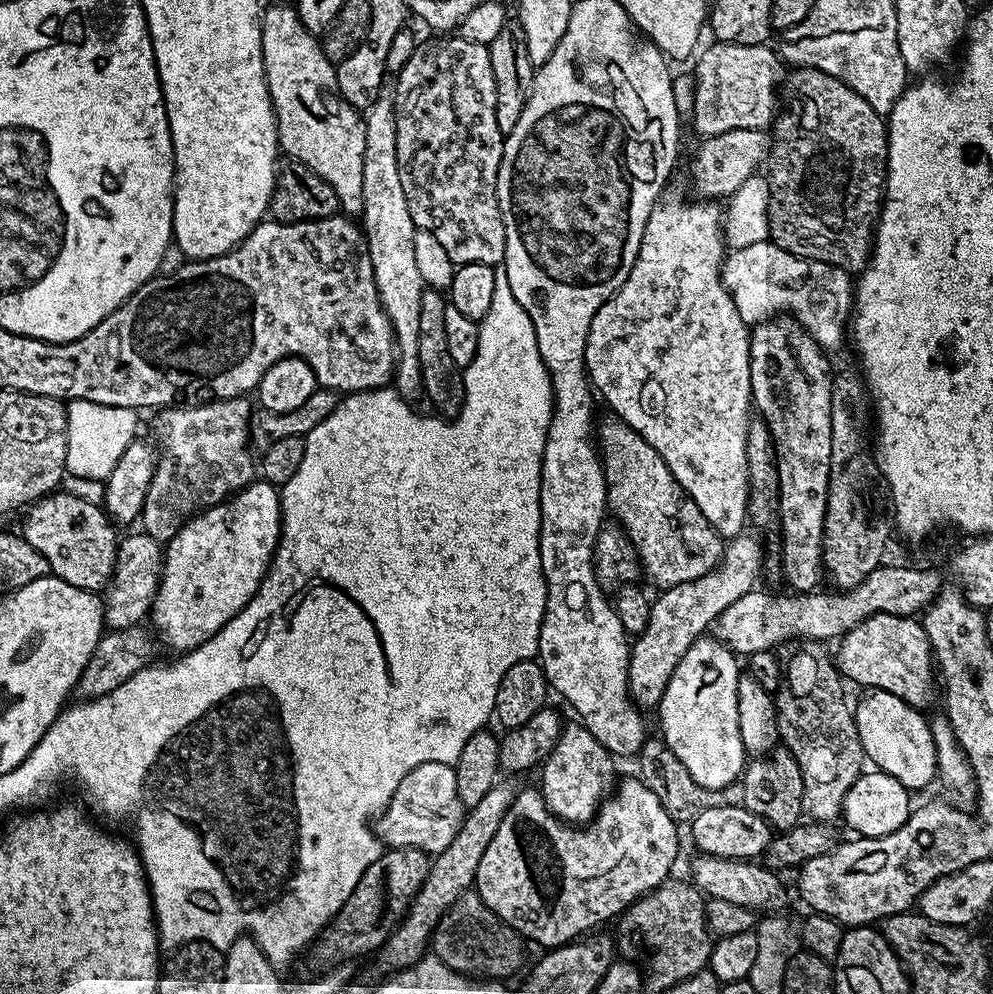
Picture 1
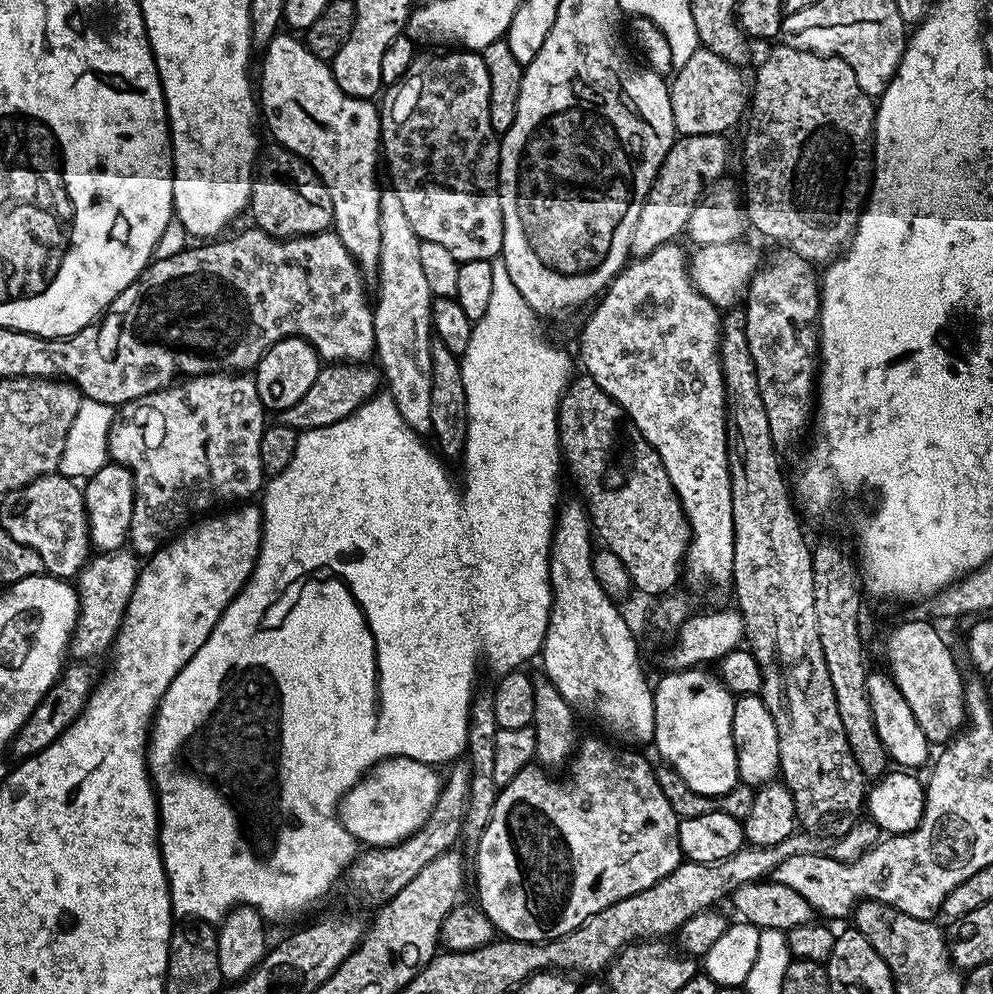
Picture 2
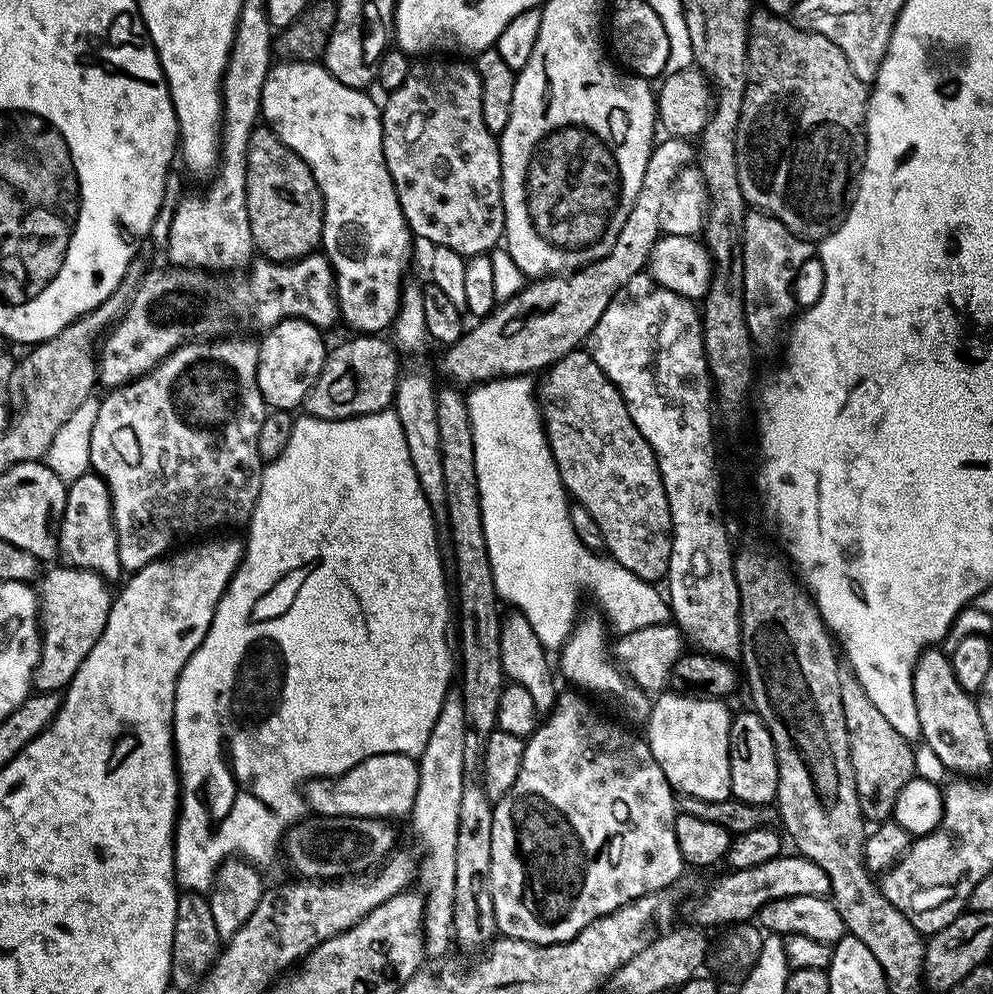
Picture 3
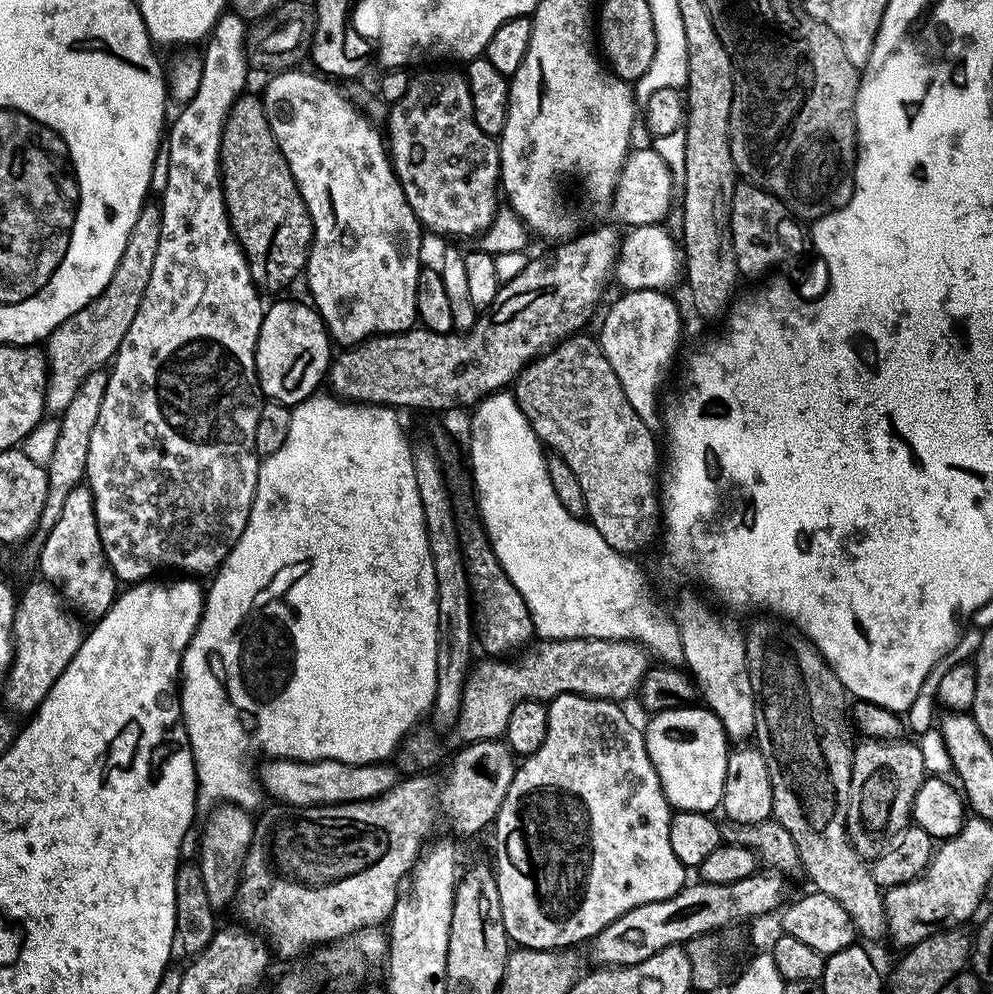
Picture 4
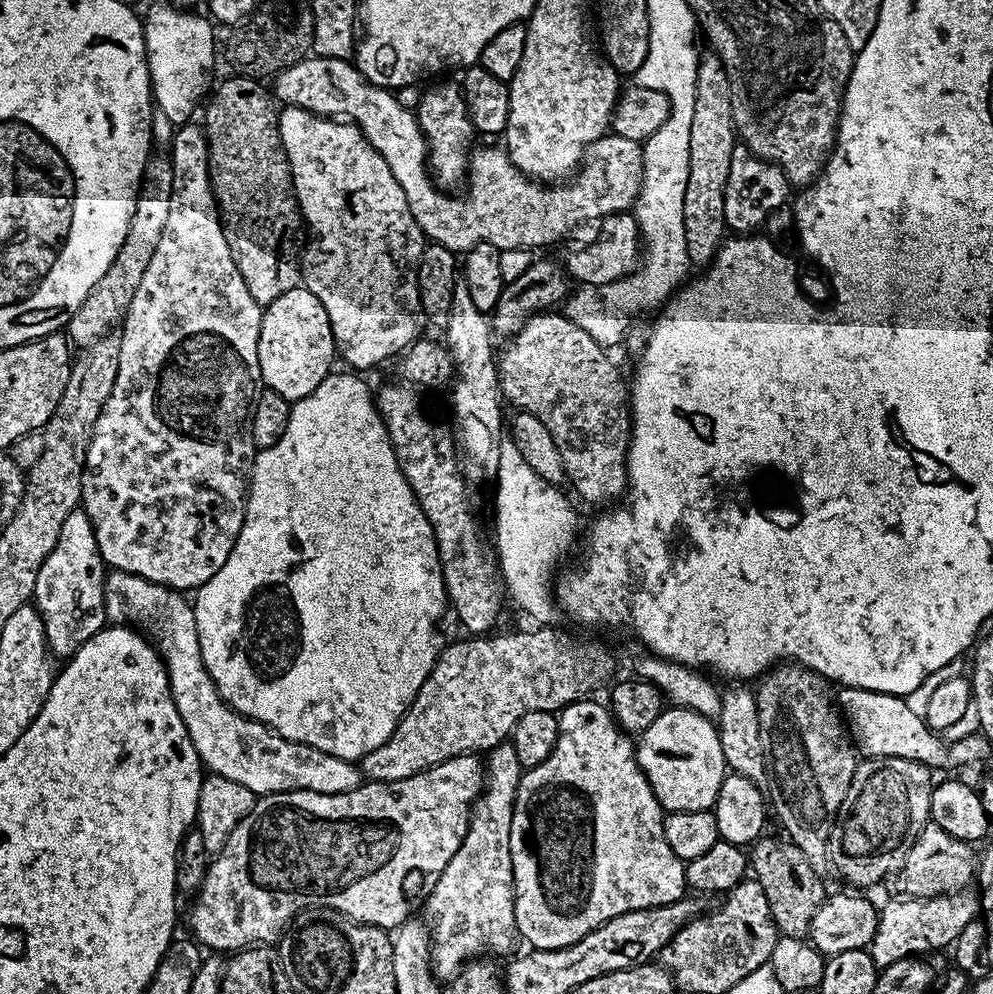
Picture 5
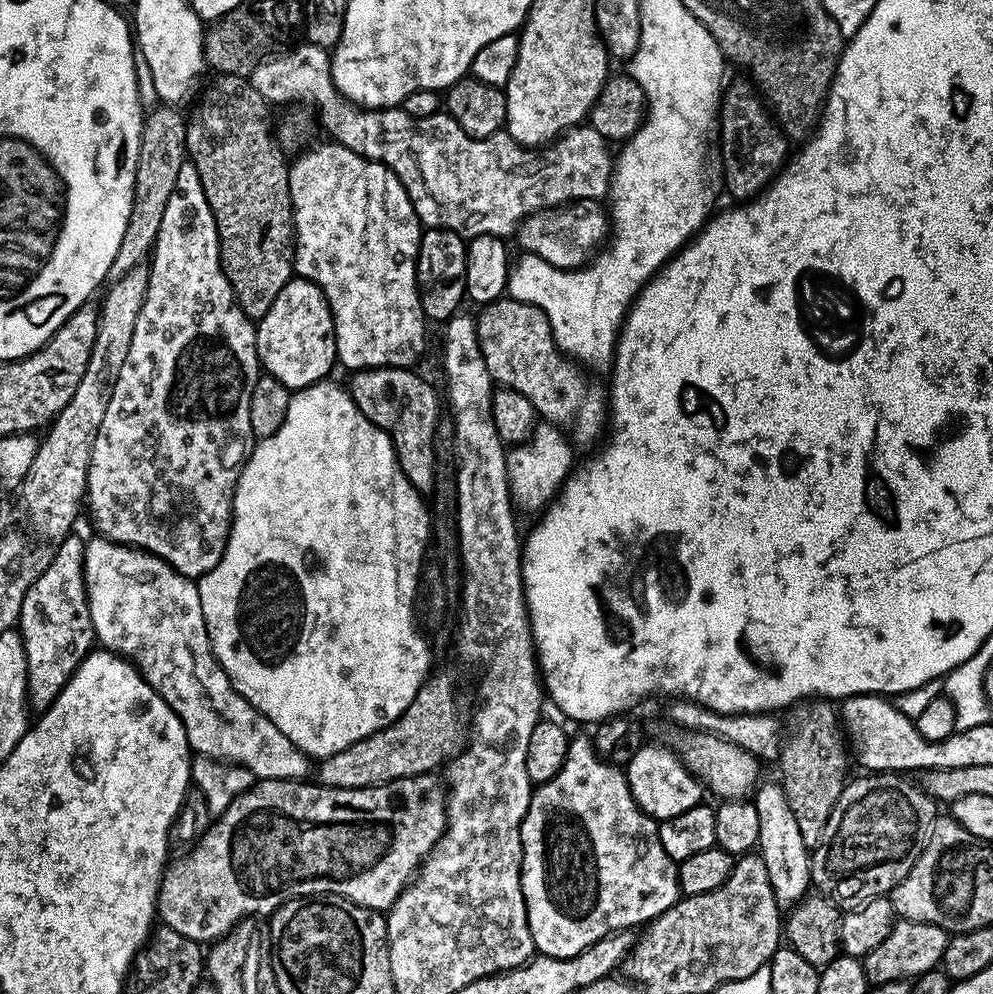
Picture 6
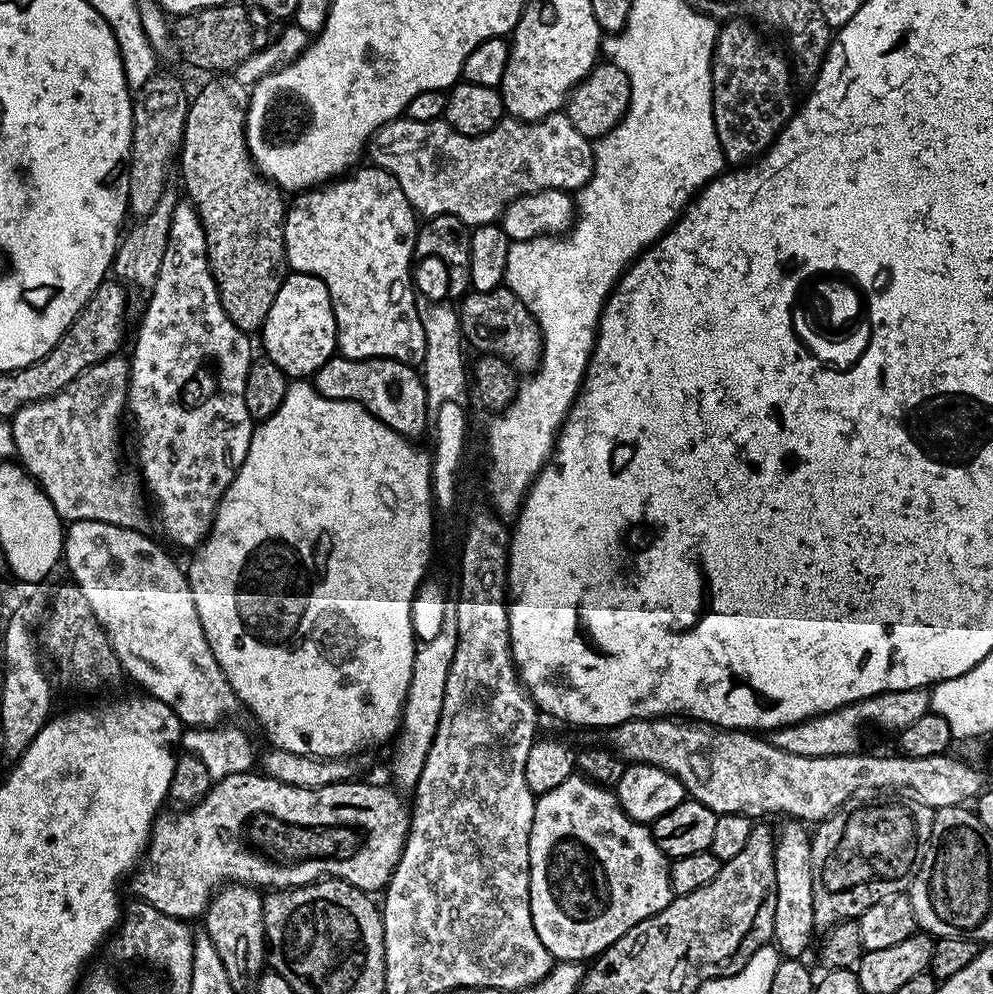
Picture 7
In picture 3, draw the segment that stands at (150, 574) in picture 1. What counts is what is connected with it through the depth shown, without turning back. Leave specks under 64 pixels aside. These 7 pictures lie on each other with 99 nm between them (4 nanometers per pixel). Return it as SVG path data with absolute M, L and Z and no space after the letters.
M67 566L52 567L56 568L49 572L47 569L38 580L42 643L34 677L36 692L60 692L68 687L86 654L94 650L94 642L102 638L114 599L113 589L108 589L111 588L109 581L96 572Z

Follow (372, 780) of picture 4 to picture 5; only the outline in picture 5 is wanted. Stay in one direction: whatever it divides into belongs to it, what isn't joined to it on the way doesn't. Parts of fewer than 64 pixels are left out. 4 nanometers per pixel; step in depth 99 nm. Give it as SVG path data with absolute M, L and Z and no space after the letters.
M112 570L104 577L105 617L116 626L139 625L150 637L151 643L159 652L161 660L164 661L164 669L168 671L168 685L172 691L172 701L176 704L178 714L186 726L194 750L200 756L201 765L209 773L222 778L230 778L230 782L238 782L238 786L246 786L246 790L250 790L258 798L269 796L272 792L310 790L318 794L342 794L359 788L362 783L362 775L359 767L353 761L343 760L334 754L326 754L314 746L306 746L282 738L265 724L258 723L251 716L243 716L225 704L217 694L210 674L204 668L198 642L196 609L193 601L189 597L187 600L184 596L187 595L183 591L155 584L138 574Z

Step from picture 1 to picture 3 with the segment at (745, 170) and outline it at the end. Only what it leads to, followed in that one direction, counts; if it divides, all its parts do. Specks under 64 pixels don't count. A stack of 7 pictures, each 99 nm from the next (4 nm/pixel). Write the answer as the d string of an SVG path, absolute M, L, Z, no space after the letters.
M664 138L655 145L646 162L646 174L642 174L642 190L638 190L638 199L626 218L626 223L618 234L618 242L614 242L614 250L606 258L596 260L580 268L559 276L541 276L533 279L521 292L516 292L508 301L497 303L489 316L482 322L467 329L458 342L447 345L443 349L444 357L440 360L440 368L449 376L456 386L475 386L484 384L487 380L498 380L501 376L523 376L533 374L541 368L547 370L557 364L566 354L577 351L587 341L588 335L598 326L598 318L606 311L606 306L630 282L630 278L641 275L648 267L648 258L652 247L660 239L662 233L659 226L659 215L662 214L664 198L669 194L676 175L694 160L694 148L684 138Z

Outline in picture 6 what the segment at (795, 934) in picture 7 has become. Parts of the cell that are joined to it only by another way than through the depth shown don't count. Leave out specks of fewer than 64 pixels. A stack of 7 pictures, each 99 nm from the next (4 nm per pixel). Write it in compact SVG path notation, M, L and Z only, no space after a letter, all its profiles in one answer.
M761 783L754 792L760 827L758 855L762 862L766 862L766 874L770 874L770 886L776 895L776 903L781 909L788 910L809 895L812 888L810 845L802 838L802 830L798 830L794 810L790 810L790 802L786 802L783 787L779 783L763 784Z

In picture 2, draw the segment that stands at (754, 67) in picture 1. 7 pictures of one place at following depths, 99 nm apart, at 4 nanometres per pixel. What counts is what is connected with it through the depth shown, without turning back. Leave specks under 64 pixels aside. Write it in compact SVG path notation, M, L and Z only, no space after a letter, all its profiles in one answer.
M699 47L694 54L690 54L686 66L675 69L668 85L670 94L670 110L674 114L674 126L680 136L697 136L698 134L728 134L736 123L743 121L746 109L750 104L750 88L744 85L741 69L726 58L714 54L709 48Z

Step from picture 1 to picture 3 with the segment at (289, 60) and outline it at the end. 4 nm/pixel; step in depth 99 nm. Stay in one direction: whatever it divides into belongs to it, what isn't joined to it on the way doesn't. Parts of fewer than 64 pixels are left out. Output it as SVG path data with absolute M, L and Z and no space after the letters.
M276 62L269 68L268 77L262 86L260 111L267 127L275 132L276 137L308 163L320 187L324 199L324 225L320 243L323 255L332 263L332 272L336 275L336 305L340 308L340 320L356 328L352 330L360 334L383 333L391 329L400 309L400 294L406 287L404 275L412 260L414 237L402 214L402 206L386 166L381 105L376 105L367 96L367 91L342 86L338 78L324 69L323 63L284 63L288 64Z

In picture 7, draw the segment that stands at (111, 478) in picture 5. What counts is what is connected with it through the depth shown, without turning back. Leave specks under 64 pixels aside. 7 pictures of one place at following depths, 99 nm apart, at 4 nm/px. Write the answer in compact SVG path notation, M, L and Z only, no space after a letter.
M190 202L177 203L174 210L174 218L170 226L170 234L166 242L166 254L162 258L162 270L158 270L156 285L150 290L152 296L148 300L148 309L144 312L144 317L140 320L140 329L136 332L136 345L132 348L130 355L130 367L128 370L128 402L127 411L130 413L130 420L136 423L136 432L140 437L136 440L136 460L140 463L138 476L146 485L147 495L156 503L156 516L160 519L160 528L177 544L180 548L195 549L204 543L208 537L208 531L212 528L212 518L216 515L216 507L220 505L220 500L226 494L230 482L236 480L238 470L250 450L250 442L254 431L254 421L246 410L246 374L250 370L254 359L252 344L249 333L238 330L230 318L226 318L226 310L222 310L220 295L216 289L216 283L212 277L212 271L208 265L208 247L206 246L206 234L200 225L200 219L196 213L196 208Z

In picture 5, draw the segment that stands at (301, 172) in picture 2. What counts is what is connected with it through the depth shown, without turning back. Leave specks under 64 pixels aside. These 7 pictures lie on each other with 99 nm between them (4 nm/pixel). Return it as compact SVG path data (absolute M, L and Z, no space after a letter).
M232 74L229 80L222 81L216 93L212 92L203 105L202 127L208 143L212 193L216 199L216 209L220 211L226 246L230 246L238 274L242 274L242 282L246 282L246 290L250 290L250 298L261 306L267 306L274 302L274 298L282 298L286 290L294 290L301 283L300 258L306 225L300 214L300 203L296 201L290 162L282 146L280 113L273 97L269 93L268 97L260 84L263 83L259 79L239 74Z

